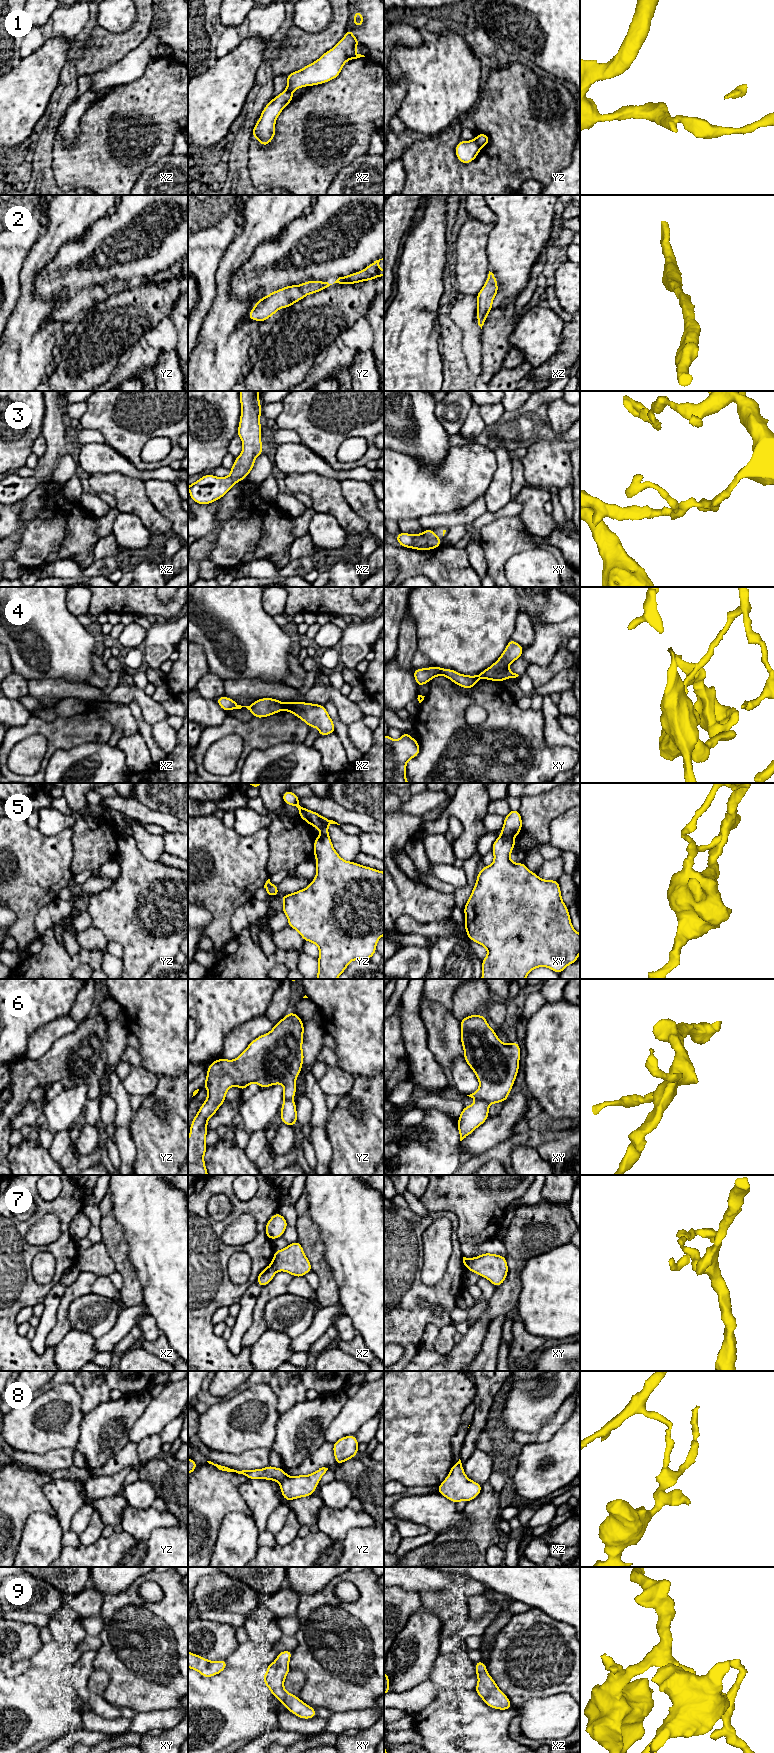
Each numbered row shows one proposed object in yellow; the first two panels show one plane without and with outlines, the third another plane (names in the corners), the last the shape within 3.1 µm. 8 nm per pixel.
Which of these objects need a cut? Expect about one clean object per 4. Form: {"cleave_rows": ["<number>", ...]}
{"cleave_rows": ["1", "3", "4", "5", "6", "7", "8"]}

